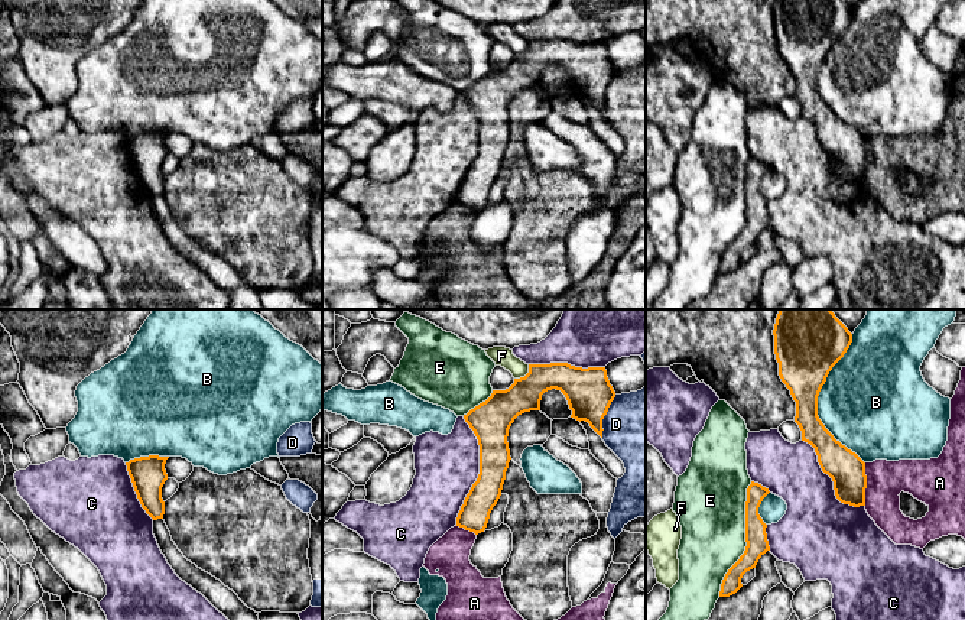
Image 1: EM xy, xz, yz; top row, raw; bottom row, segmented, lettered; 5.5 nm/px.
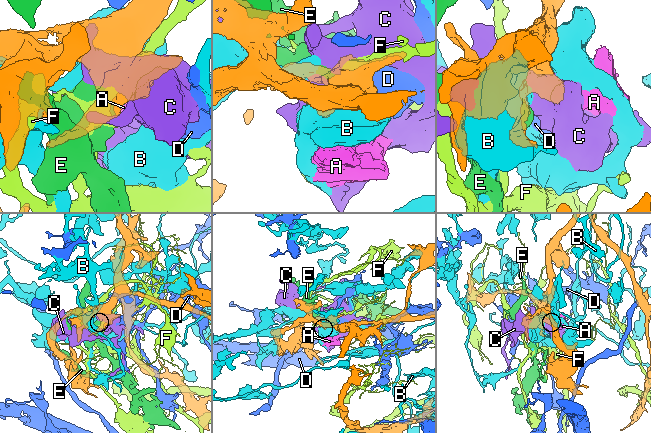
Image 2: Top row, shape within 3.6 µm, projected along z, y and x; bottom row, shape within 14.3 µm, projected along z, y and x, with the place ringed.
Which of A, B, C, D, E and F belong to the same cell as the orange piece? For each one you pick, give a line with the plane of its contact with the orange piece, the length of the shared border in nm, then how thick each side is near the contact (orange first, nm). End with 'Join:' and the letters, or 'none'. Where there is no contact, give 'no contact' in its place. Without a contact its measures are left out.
Join: none

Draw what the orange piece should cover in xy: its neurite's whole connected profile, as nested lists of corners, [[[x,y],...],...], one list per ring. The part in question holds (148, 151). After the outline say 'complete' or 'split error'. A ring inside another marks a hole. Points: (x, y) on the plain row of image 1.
[[[149,132],[126,139],[137,175],[153,197],[163,195],[165,191],[162,163],[168,156],[165,146],[168,134]]] | complete

